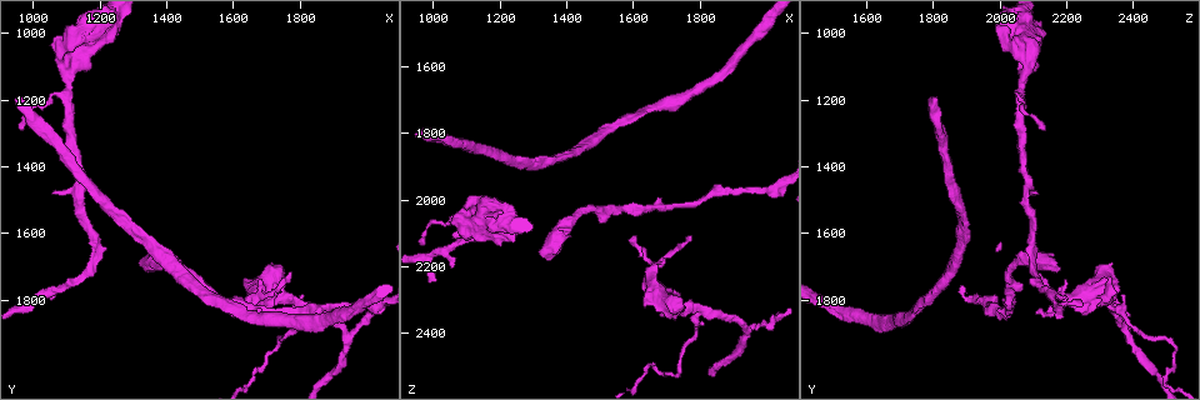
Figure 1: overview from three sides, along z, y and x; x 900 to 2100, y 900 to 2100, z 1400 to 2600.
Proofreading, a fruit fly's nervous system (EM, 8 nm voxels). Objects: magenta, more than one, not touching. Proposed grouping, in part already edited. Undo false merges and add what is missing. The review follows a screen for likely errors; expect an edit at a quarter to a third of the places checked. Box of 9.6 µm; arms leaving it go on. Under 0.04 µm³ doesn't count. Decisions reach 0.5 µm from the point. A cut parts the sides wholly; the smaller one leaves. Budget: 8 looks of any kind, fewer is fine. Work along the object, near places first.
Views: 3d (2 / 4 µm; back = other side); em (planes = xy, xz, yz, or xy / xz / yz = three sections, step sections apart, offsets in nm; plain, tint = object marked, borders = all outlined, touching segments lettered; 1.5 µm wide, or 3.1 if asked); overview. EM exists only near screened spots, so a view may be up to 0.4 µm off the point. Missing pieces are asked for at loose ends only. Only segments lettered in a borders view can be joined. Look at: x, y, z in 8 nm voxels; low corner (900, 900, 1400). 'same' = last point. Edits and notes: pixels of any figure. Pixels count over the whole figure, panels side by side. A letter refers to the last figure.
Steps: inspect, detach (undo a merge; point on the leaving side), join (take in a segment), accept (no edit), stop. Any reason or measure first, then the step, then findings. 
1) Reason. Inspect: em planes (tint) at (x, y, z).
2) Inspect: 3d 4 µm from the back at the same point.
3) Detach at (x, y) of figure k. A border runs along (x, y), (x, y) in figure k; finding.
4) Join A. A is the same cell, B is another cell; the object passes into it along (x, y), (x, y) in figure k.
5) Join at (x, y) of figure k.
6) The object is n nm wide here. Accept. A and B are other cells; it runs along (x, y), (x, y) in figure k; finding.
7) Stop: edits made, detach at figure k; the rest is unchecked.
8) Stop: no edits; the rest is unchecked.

Inspect: em planes (borders) at (1590, 1830, 2110).

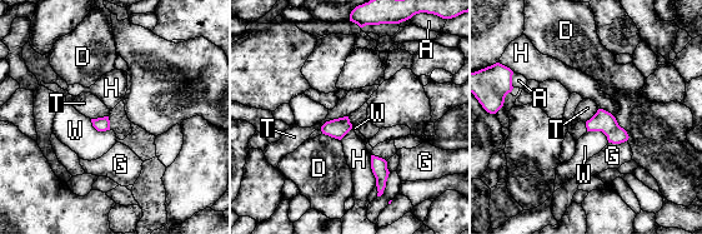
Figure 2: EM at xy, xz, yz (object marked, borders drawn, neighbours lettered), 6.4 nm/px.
Accept. A, D, G, H, T and W are other cells; a border runs along (347, 115), (330, 119), (320, 129) in figure 2; none of them fits.

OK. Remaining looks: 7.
Abrupt turn. Inspect: 3d 2 µm at (1730, 1940, 2520).

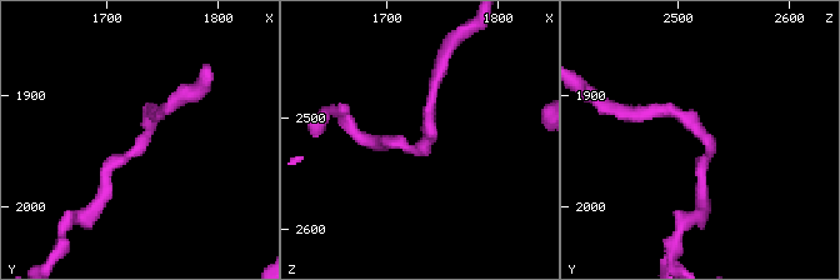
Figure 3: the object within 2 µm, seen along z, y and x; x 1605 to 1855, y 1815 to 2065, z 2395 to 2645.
Inspect: em xz step 8 (tint) at (1736, 1934, 2520).

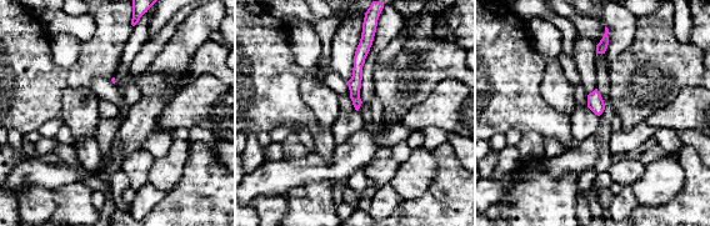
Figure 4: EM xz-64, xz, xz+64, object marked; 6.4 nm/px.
Inspect: em planes (borders) at the same point.

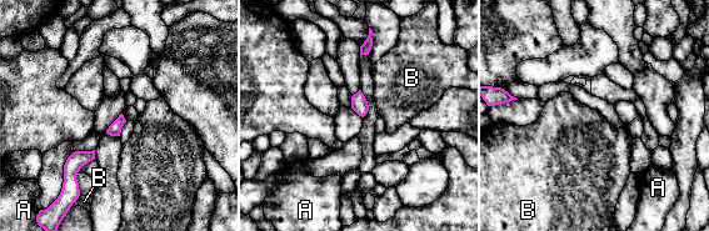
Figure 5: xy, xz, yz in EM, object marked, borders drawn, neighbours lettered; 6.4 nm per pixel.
Accept. A and B are other cells; a border runs along (80, 195), (74, 202) in figure 5; one neuron here.

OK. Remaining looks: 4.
Free end. Inspect: 3d 4 µm at (1090, 1080, 2040).

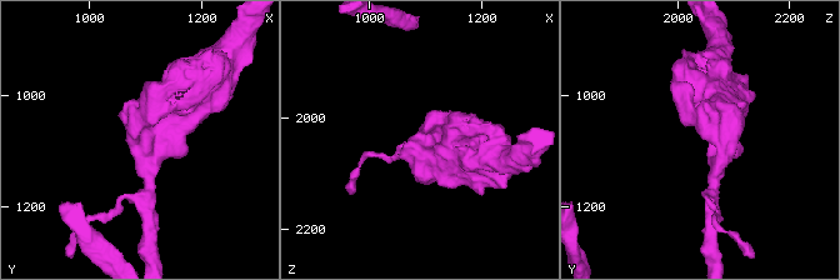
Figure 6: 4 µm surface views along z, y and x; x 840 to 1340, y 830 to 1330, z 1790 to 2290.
Inspect: em planes (tint) at (1080, 1075, 2040).

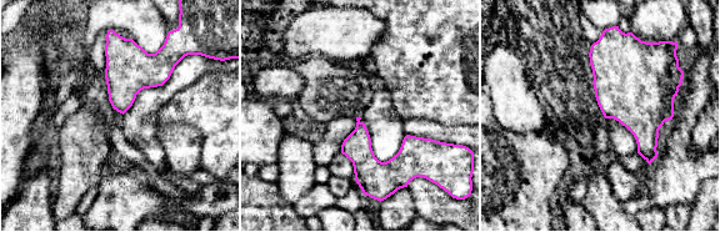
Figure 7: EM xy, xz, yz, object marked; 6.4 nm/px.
What lies round it. Inspect: em planes (borders) at the same point.

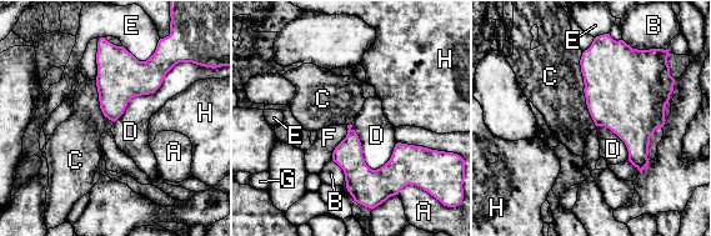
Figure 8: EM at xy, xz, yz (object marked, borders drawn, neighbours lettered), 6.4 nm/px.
The longest contact is with C, 480 nm. Accept. A, B, C, D, E, F, G and H are other cells; no lettered segment goes on from it.

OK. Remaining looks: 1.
Stop: no edits; the rest is unchecked.

